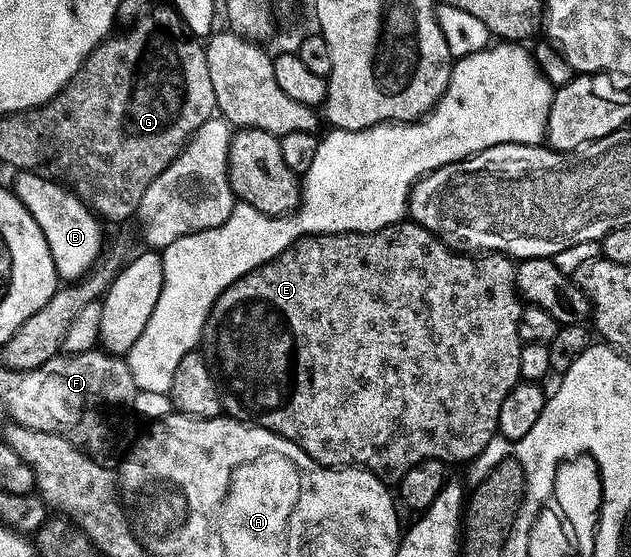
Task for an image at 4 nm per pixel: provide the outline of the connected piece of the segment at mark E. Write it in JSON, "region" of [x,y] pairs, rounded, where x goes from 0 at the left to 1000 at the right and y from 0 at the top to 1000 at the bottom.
{"region":[[[639,395],[628,406],[618,406],[612,413],[599,413],[593,420],[509,420],[499,427],[477,427],[474,434],[453,449],[442,463],[431,467],[422,478],[415,478],[406,488],[387,496],[369,513],[361,517],[349,531],[349,539],[336,553],[333,571],[326,576],[326,587],[320,598],[317,616],[319,634],[328,650],[333,652],[333,662],[349,680],[352,693],[371,693],[371,715],[365,715],[365,734],[358,738],[363,749],[372,750],[376,758],[393,758],[398,765],[410,765],[420,772],[429,772],[433,779],[441,779],[458,794],[468,794],[477,808],[493,822],[502,837],[529,840],[532,844],[547,844],[550,840],[566,840],[583,844],[613,869],[635,867],[637,856],[653,840],[659,840],[667,829],[689,828],[718,833],[718,829],[735,829],[745,833],[759,822],[783,786],[791,785],[789,763],[792,761],[792,732],[799,732],[799,718],[805,718],[808,706],[827,686],[827,670],[824,668],[824,639],[830,616],[824,610],[824,567],[830,555],[830,544],[821,533],[821,512],[818,510],[818,488],[821,487],[816,465],[802,461],[800,456],[772,456],[769,460],[746,460],[729,456],[723,449],[712,449],[700,429],[693,420],[678,417],[670,406],[661,406],[655,395]]]}

